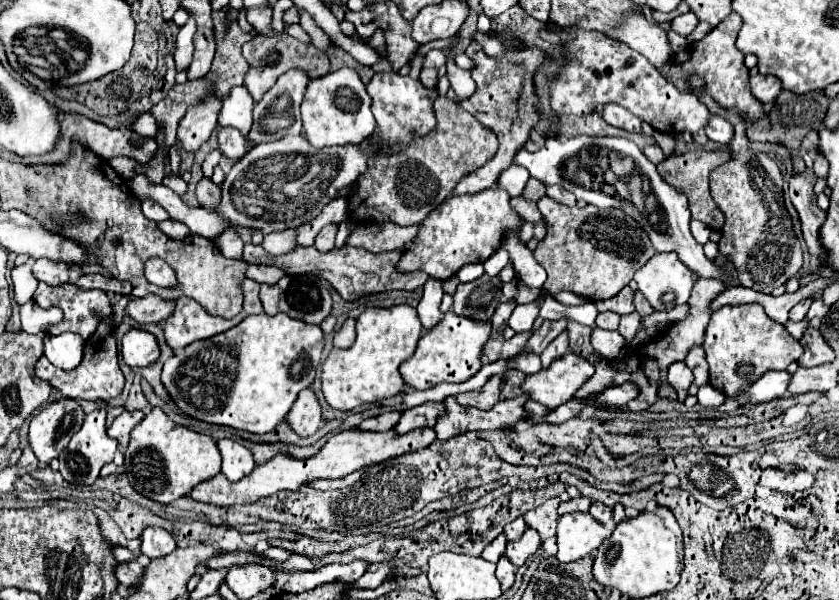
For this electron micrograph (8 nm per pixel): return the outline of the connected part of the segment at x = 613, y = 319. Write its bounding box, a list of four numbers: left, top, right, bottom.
[595,313,619,329]

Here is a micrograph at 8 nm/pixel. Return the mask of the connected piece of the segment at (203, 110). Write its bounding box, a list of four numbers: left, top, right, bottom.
[177,97,219,151]

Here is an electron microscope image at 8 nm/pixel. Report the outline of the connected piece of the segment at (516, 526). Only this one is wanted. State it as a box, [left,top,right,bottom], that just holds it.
[505,517,525,541]

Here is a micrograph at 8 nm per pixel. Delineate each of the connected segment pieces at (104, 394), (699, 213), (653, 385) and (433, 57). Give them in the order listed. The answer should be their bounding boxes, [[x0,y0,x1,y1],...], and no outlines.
[[33,319,123,401],[657,149,729,231],[611,279,725,411],[425,49,445,67]]

